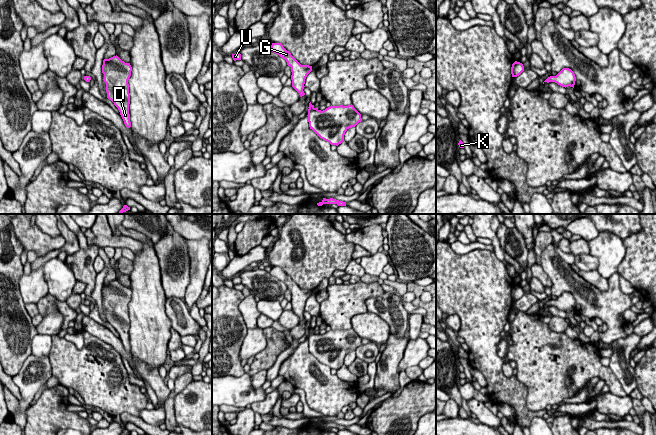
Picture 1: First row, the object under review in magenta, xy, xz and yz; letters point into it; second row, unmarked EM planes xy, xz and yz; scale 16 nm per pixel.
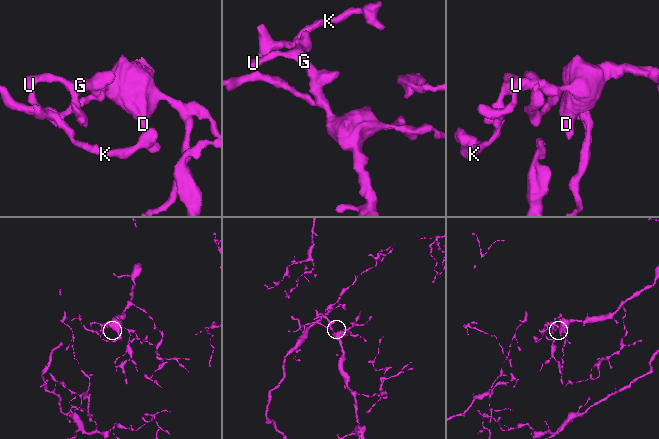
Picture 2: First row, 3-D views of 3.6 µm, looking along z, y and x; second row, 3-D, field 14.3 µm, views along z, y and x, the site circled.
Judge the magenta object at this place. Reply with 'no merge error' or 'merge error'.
no merge error

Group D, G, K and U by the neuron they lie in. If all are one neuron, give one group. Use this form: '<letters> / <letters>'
D G K U

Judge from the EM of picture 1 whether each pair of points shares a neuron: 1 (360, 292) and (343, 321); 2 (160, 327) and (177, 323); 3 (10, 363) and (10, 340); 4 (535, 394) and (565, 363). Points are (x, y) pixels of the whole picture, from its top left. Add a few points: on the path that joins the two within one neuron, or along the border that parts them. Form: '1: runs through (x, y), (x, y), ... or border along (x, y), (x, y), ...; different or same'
1: runs through (353, 299), (344, 308), (343, 314); same
2: border along (165, 302), (165, 313), (170, 320), (171, 327); different
3: runs through (10, 357), (10, 346); same
4: runs through (543, 386), (557, 371); same

